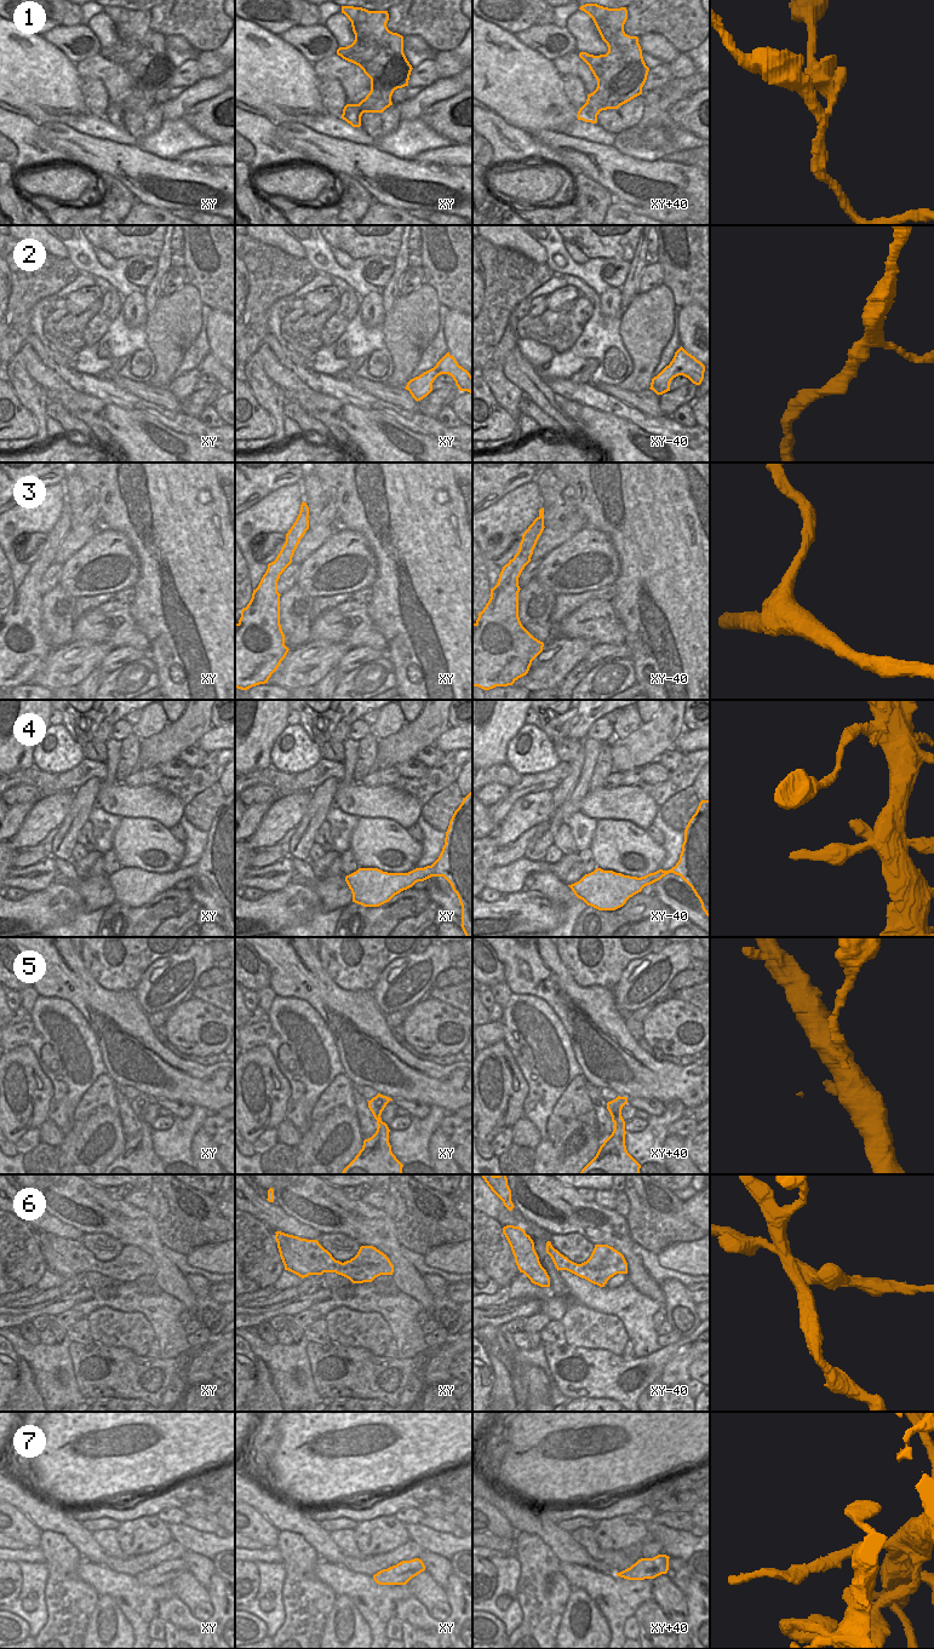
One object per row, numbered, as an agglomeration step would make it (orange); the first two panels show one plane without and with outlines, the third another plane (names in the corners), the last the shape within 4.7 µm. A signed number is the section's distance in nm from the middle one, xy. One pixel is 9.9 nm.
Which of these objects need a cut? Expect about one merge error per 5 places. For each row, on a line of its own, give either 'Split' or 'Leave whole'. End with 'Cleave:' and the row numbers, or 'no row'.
1: Split
2: Leave whole
3: Leave whole
4: Leave whole
5: Split
6: Split
7: Split
Cleave: 1, 5, 6, 7.

